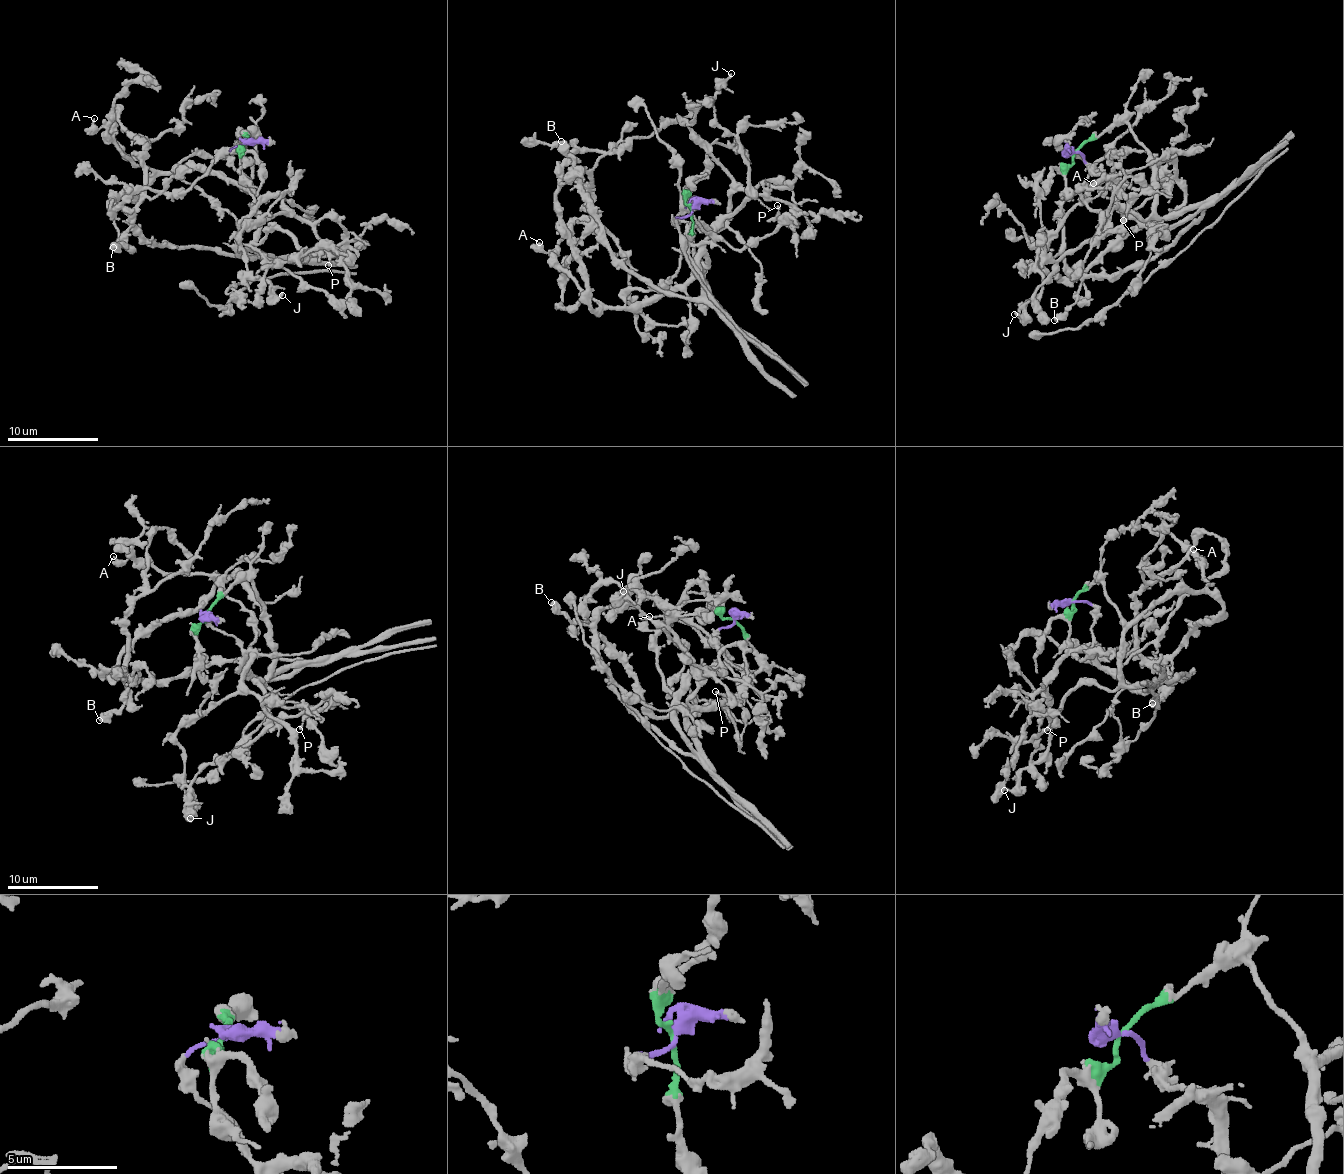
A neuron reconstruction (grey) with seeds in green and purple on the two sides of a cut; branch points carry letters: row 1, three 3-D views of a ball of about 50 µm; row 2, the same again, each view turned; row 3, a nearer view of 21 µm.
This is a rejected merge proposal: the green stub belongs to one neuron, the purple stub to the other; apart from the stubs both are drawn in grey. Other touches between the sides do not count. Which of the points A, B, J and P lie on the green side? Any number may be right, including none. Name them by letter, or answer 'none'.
A

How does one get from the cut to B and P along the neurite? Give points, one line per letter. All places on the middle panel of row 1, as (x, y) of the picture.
B: (690, 208), (674, 219), (705, 223), (689, 247), (698, 296), (671, 296), (618, 261), (560, 140)
P: (690, 208), (674, 219), (720, 222), (727, 201), (760, 182), (792, 192), (794, 212), (777, 205)

